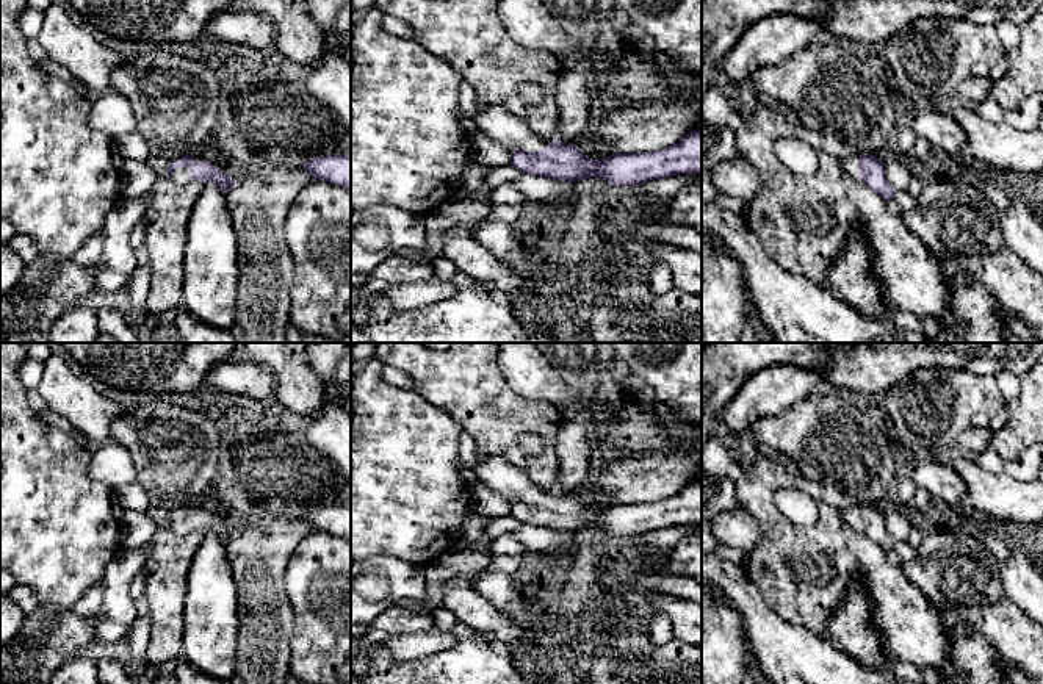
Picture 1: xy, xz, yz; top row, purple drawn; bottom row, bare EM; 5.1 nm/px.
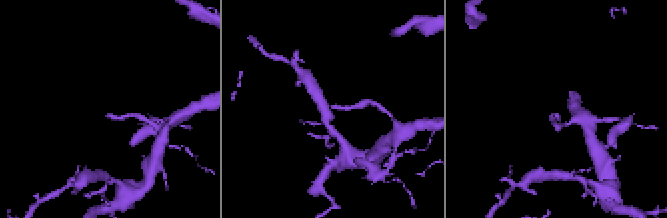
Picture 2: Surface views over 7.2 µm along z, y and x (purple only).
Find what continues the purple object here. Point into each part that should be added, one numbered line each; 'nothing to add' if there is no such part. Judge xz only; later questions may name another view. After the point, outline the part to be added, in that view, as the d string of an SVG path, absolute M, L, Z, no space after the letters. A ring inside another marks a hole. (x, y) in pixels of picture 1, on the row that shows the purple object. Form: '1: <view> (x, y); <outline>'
1: xz (503, 127); M478 106L475 124L475 131L487 135L493 141L504 146L511 153L518 149L537 152L550 144L539 139L525 121L500 106Z

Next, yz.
1: yz (849, 163); M847 155L839 158L839 164L843 169L858 183L863 183L860 180L860 169L858 169L858 155Z

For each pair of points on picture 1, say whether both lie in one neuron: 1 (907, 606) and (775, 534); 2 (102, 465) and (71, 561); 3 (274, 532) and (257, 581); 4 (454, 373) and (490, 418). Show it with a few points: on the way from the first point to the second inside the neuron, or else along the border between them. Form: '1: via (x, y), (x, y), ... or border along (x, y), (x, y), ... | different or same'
1: via (874, 573), (858, 558), (808, 558) | same
2: border along (91, 454), (88, 473), (113, 489) | different
3: via (270, 545), (259, 556), (259, 568) | same
4: via (465, 384), (486, 407) | same

